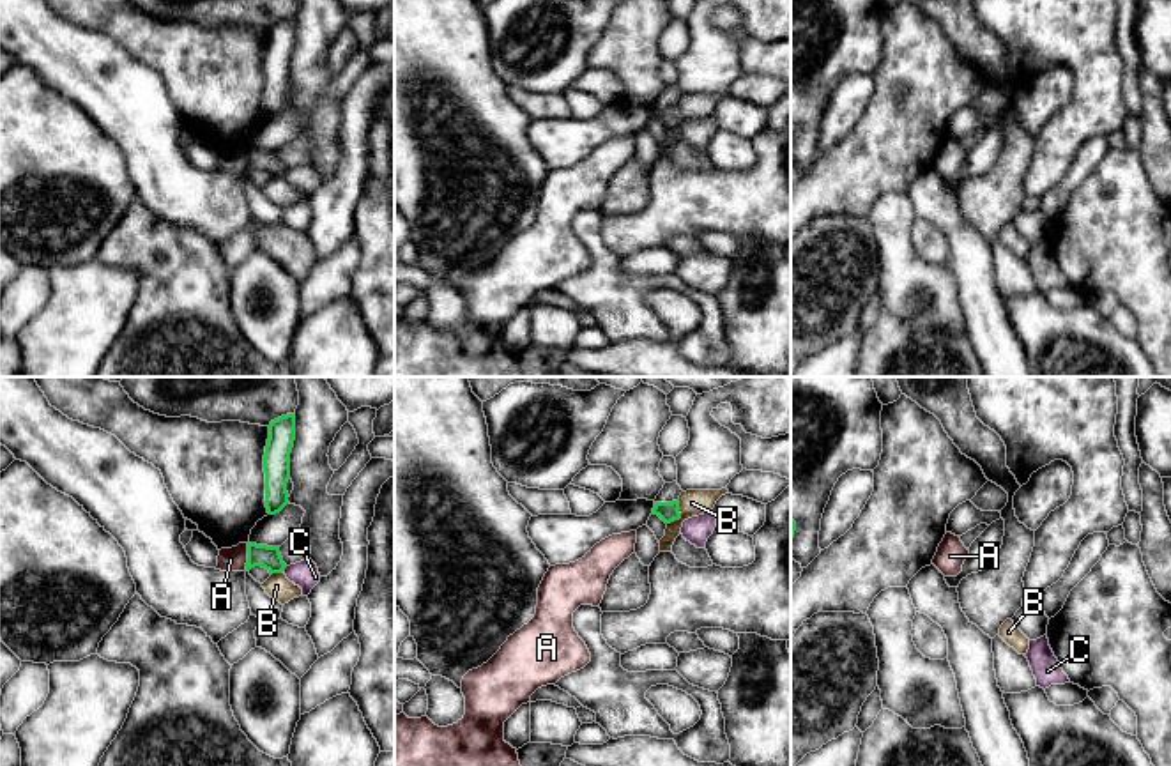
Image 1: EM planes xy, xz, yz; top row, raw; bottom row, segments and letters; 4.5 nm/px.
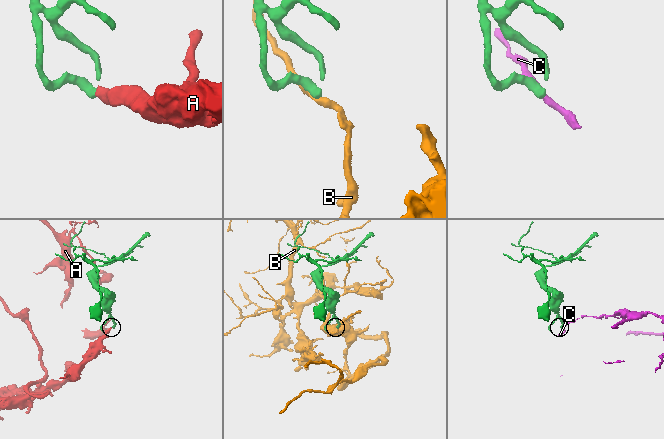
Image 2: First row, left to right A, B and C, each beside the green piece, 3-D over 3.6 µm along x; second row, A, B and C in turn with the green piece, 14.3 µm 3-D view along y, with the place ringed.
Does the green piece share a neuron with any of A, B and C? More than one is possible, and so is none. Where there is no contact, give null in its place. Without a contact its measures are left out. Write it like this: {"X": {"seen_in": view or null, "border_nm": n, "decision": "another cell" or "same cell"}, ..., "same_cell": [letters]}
{"A": {"seen_in": "xy", "border_nm": 120, "decision": "another cell"}, "B": {"seen_in": "xz", "border_nm": 130, "decision": "another cell"}, "C": {"seen_in": "xy", "border_nm": 40, "decision": "another cell"}, "same_cell": []}

